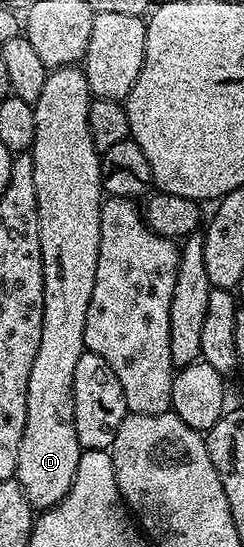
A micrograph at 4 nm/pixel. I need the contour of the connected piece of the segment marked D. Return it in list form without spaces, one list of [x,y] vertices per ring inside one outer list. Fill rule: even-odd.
[[[80,66],[58,67],[50,70],[47,85],[43,85],[43,93],[39,93],[39,101],[33,104],[35,113],[35,141],[31,148],[33,164],[35,165],[35,201],[39,213],[39,245],[41,246],[41,260],[43,261],[43,333],[39,337],[39,349],[35,353],[35,361],[31,365],[31,377],[27,377],[27,421],[23,425],[23,441],[19,441],[19,461],[17,462],[16,480],[23,489],[29,504],[35,509],[48,509],[56,505],[71,489],[75,481],[75,473],[79,465],[82,447],[79,437],[75,433],[75,401],[73,400],[73,386],[75,385],[75,364],[85,349],[85,326],[87,325],[87,305],[91,301],[91,289],[95,289],[95,269],[99,265],[99,237],[101,236],[101,204],[103,192],[101,190],[101,152],[98,151],[91,125],[89,124],[89,105],[91,96],[87,77]]]

